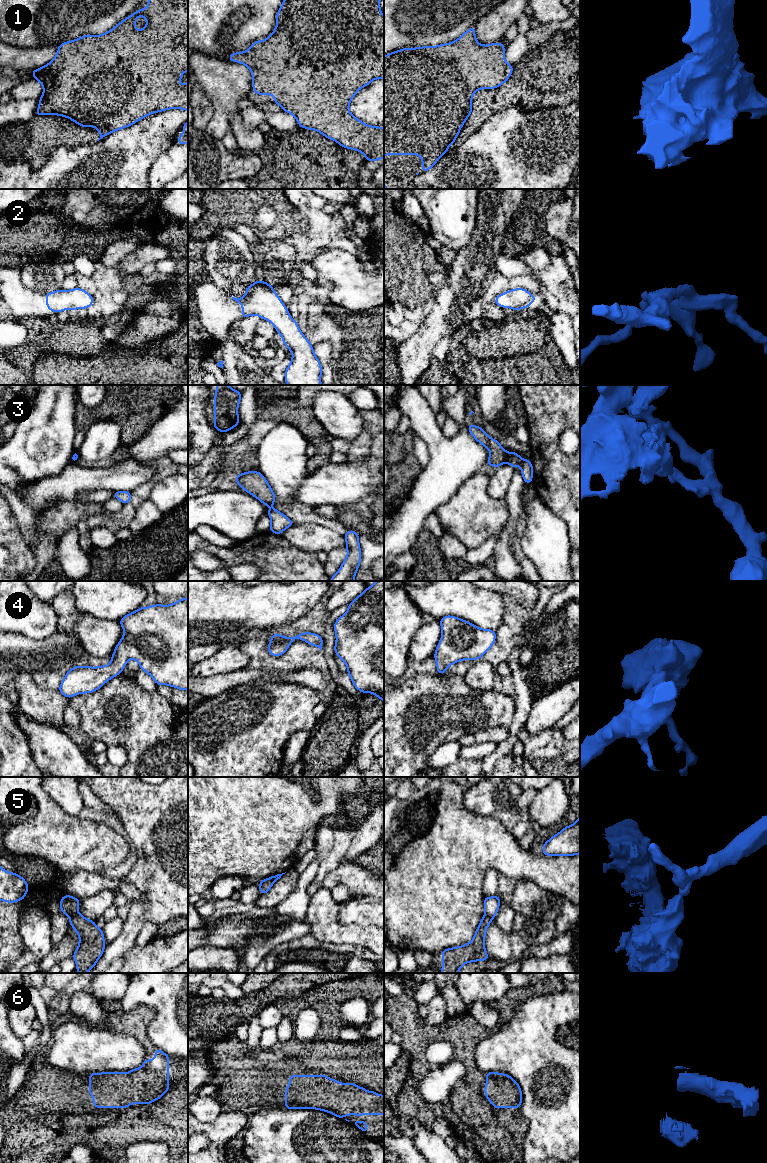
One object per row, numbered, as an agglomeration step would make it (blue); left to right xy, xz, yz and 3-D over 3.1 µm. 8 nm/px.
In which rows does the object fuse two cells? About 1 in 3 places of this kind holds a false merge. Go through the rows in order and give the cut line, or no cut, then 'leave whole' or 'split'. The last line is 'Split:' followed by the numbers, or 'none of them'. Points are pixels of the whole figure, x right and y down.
1: cut none; leave whole
2: cut none; leave whole
3: cut yz (507, 453), (505, 461); split
4: cut none; leave whole
5: cut xy (77, 912), (70, 917); split
6: cut xz (304, 1075), (300, 1102), (316, 1108); split
Split: 3, 5, 6

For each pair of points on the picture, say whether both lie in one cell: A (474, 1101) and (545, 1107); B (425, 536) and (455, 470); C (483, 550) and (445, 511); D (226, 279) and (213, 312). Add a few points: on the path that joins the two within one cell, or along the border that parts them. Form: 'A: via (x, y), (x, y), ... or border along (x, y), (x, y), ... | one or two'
A: border along (519, 1108), (528, 1121), (526, 1131) | two
B: border along (422, 529), (415, 544) | two
C: border along (499, 533), (488, 537), (476, 547), (468, 550) | two
D: border along (212, 282), (222, 287), (229, 295) | two

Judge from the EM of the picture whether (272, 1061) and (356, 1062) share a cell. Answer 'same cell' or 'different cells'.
same cell

